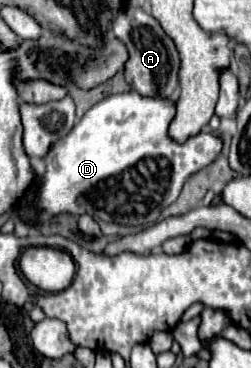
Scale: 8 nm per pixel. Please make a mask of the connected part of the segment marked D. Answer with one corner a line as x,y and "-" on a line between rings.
133,90
95,104
45,156
45,174
37,192
39,206
51,214
89,212
105,222
153,224
163,208
175,202
183,182
215,162
223,150
221,136
205,130
177,144
169,136
173,116
173,100
141,96

